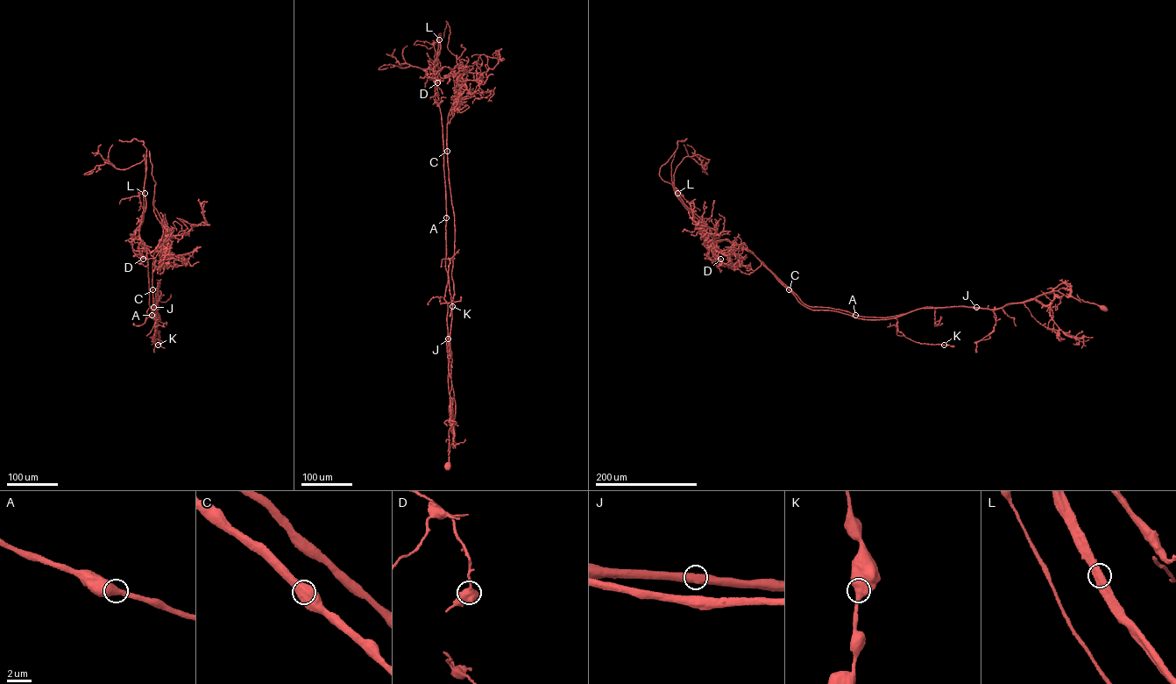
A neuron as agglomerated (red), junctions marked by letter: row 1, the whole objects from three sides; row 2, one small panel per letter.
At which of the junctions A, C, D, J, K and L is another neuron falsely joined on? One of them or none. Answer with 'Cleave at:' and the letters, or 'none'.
Cleave at: L

